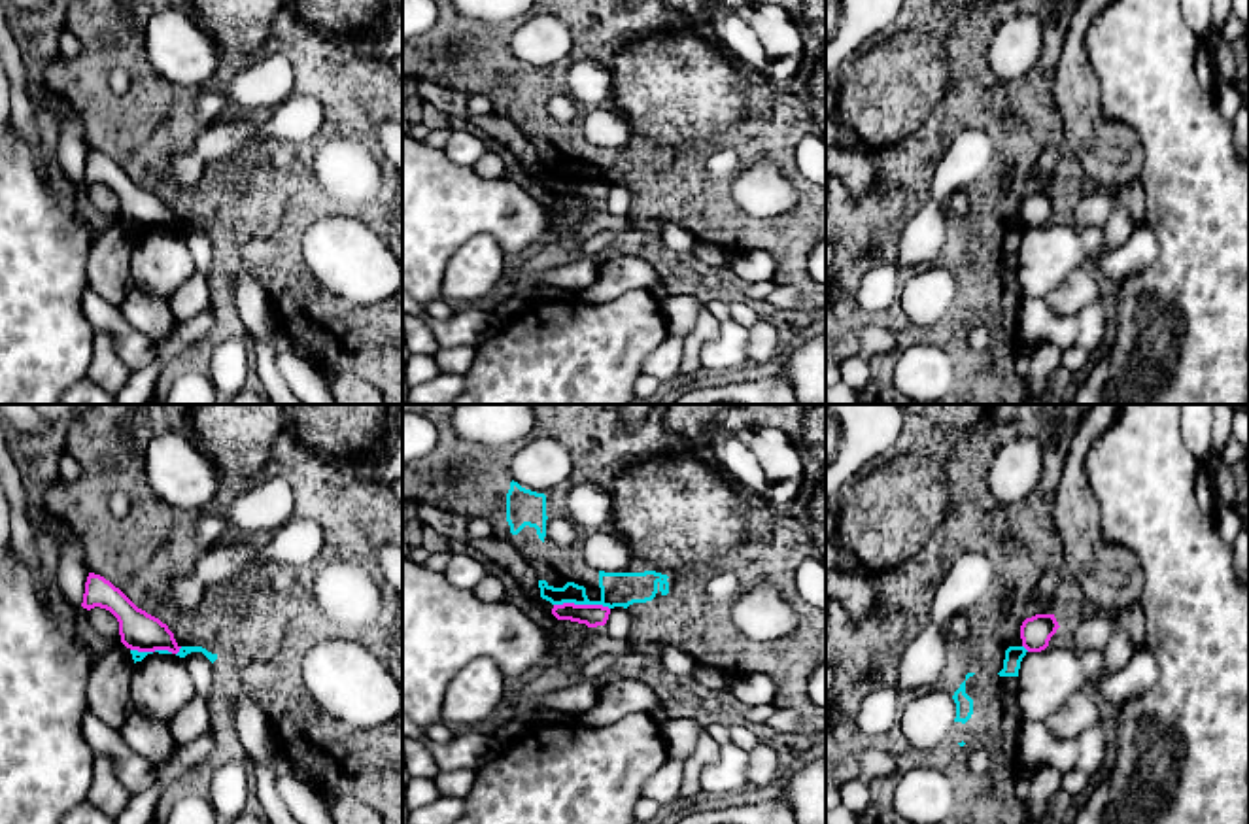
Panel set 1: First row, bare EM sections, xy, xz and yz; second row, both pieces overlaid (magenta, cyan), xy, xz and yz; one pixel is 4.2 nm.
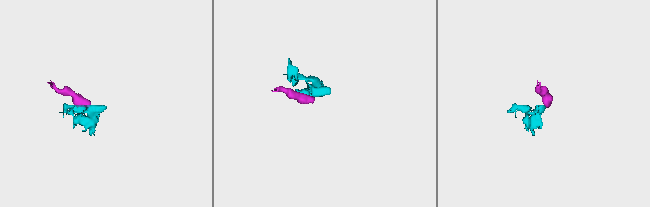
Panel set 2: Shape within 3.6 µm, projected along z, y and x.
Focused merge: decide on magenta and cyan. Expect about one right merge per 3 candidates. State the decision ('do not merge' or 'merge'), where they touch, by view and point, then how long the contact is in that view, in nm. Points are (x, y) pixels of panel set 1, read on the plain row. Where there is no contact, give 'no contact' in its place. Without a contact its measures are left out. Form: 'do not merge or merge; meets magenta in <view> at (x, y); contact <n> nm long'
do not merge; meets magenta in xz at (582, 182); contact 240 nm long

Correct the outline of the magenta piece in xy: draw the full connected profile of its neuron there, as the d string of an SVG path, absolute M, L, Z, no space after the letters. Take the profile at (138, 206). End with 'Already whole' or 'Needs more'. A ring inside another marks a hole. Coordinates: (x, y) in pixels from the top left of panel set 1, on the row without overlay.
M89 149L83 170L83 185L110 187L119 198L121 219L138 229L180 229L174 210L159 195L138 185L119 164L100 151Z. Already whole

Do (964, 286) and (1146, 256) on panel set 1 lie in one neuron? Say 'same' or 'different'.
different

